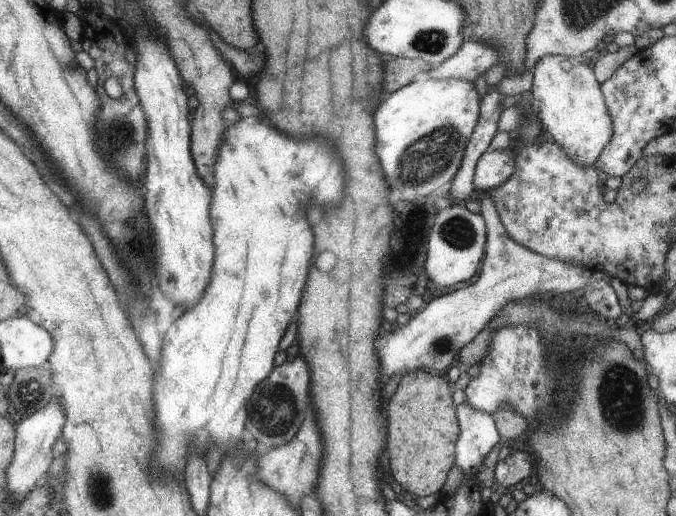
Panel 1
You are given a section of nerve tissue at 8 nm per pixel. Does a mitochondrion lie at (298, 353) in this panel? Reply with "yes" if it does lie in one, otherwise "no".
no

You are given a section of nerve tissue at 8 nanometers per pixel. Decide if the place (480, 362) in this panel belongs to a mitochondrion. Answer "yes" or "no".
no

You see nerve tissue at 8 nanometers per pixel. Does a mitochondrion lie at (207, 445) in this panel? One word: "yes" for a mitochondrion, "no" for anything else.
no

